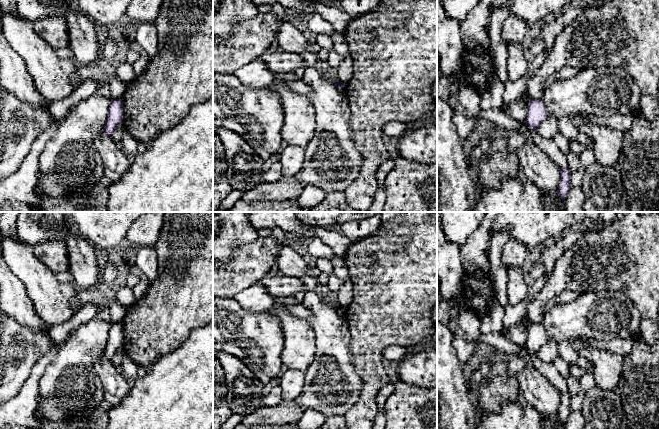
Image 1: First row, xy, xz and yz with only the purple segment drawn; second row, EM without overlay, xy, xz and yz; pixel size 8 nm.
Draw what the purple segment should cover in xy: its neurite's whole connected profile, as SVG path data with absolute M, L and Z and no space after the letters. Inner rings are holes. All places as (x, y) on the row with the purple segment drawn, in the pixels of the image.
M112 99L108 108L106 123L103 128L104 134L111 137L116 127L123 123L123 119L124 111L122 99Z

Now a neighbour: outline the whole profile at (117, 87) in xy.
M115 73L109 78L108 87L110 89L111 99L121 99L126 89L125 83Z

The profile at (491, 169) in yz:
M499 151L492 155L486 154L479 161L477 193L490 189L499 189L505 177L518 177L520 160L517 153Z

